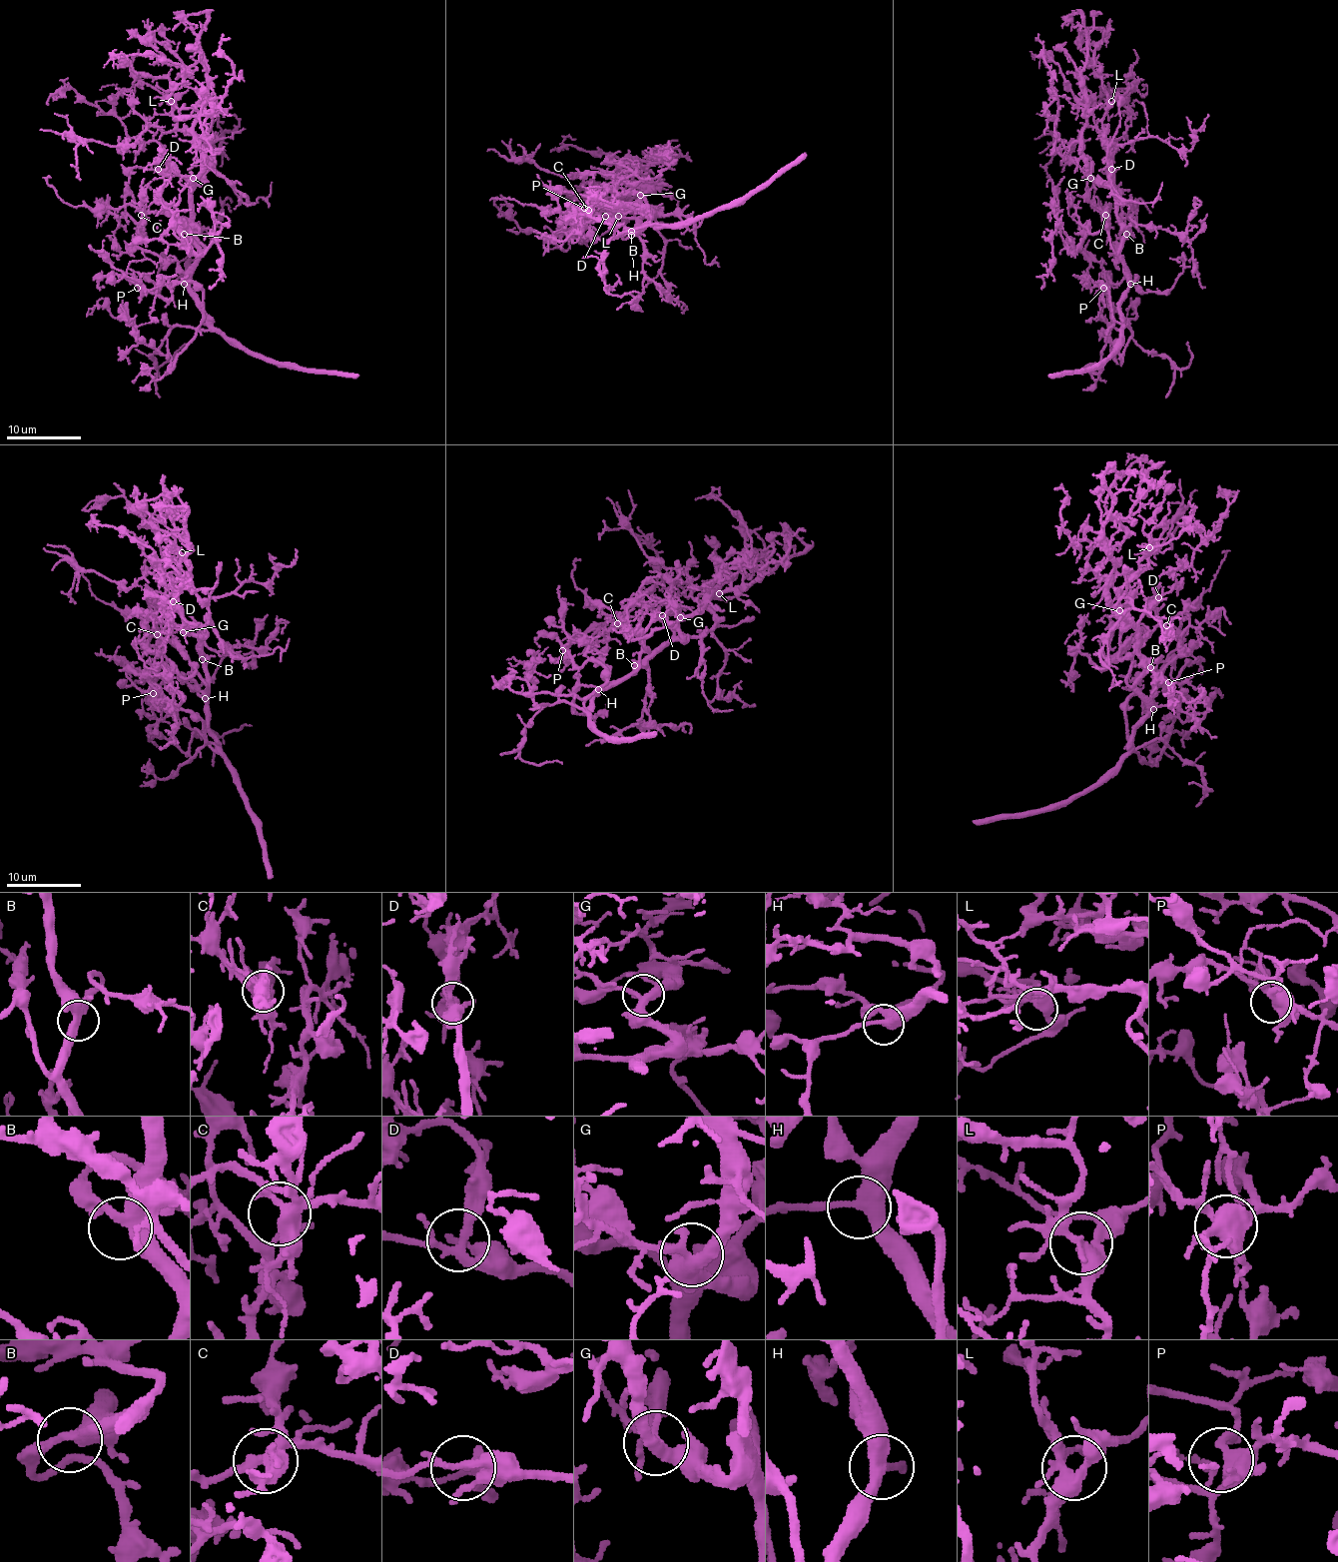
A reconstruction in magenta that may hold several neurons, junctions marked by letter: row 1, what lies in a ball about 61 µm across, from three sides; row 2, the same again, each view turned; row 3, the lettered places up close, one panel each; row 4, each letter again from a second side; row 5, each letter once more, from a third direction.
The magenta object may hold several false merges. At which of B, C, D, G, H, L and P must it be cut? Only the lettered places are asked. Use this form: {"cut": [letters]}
{"cut": []}

